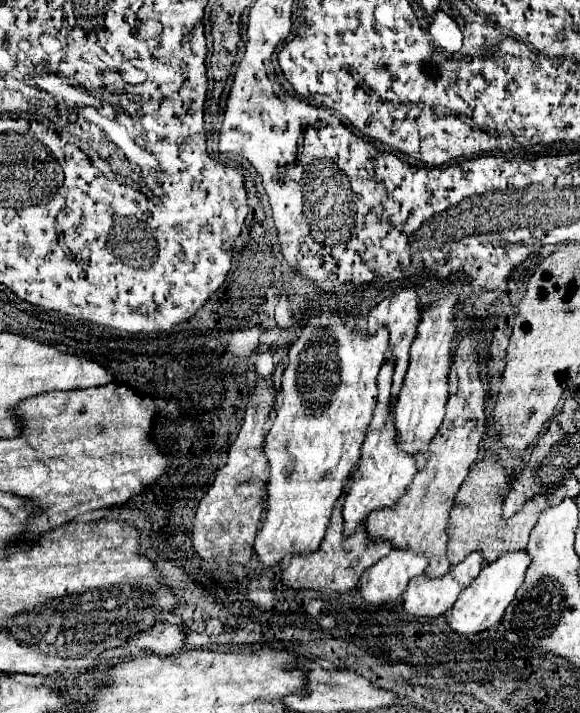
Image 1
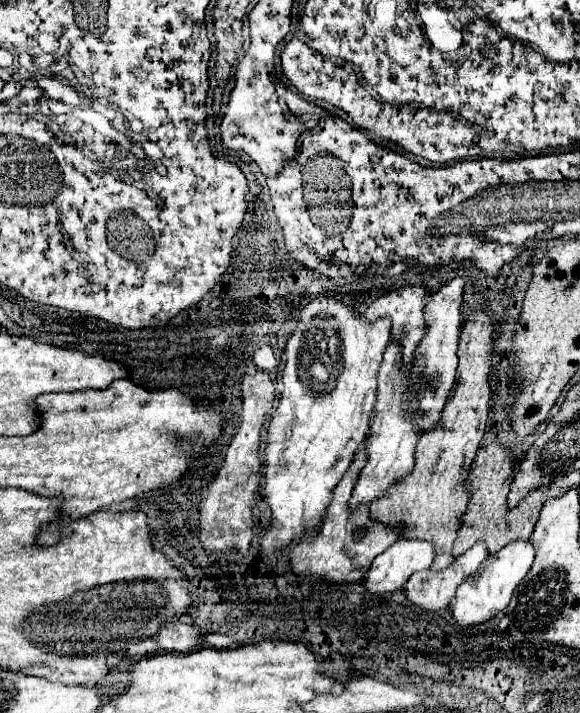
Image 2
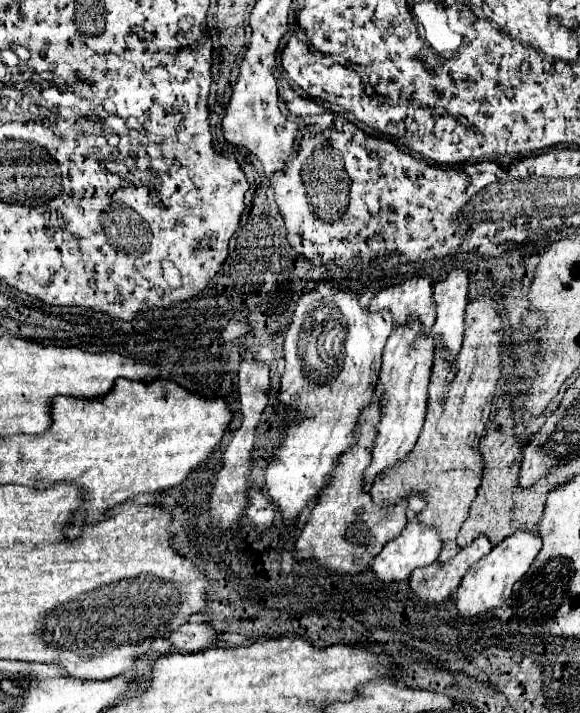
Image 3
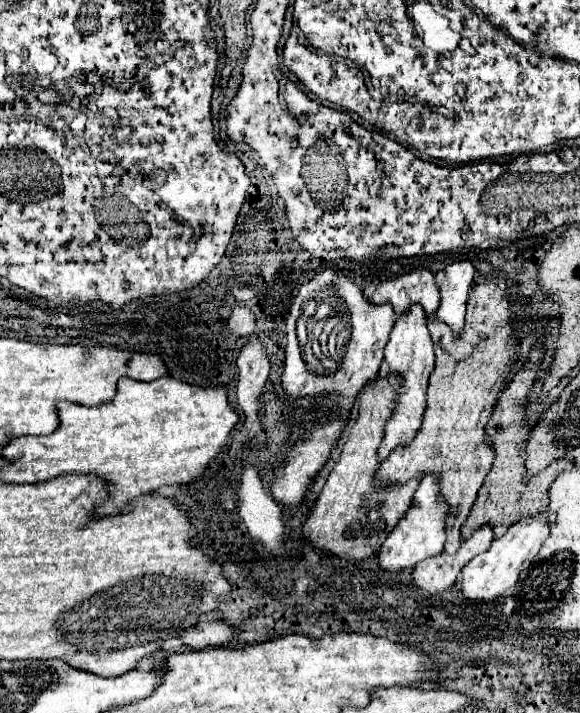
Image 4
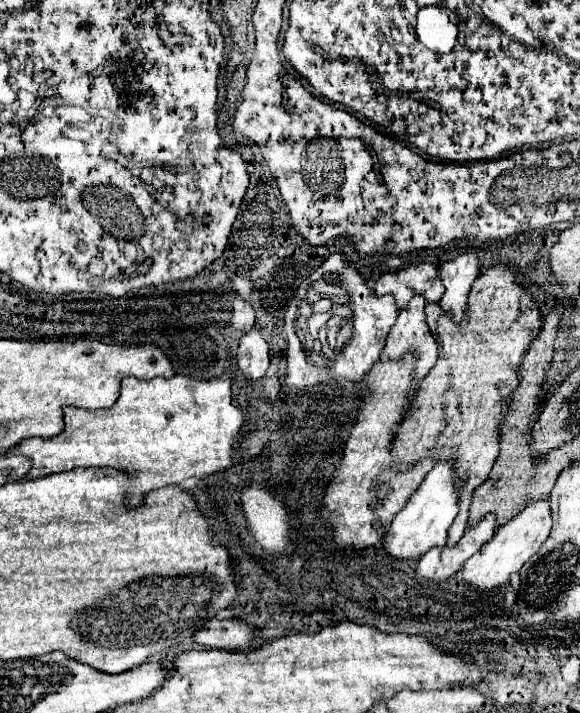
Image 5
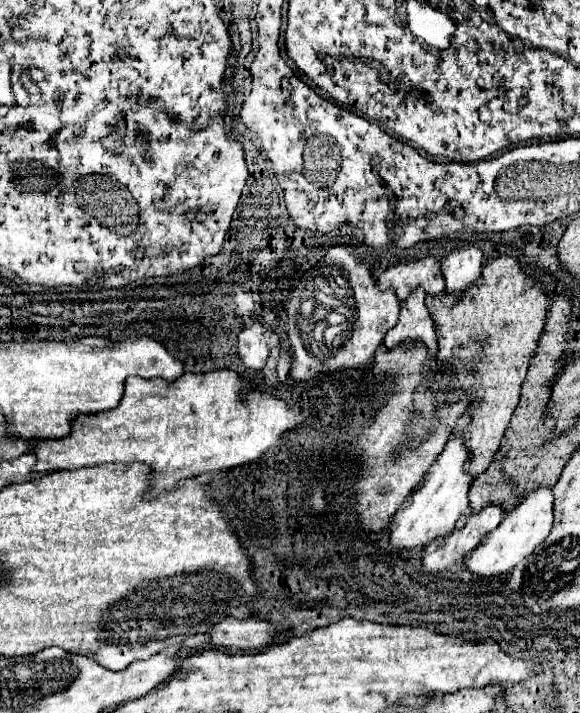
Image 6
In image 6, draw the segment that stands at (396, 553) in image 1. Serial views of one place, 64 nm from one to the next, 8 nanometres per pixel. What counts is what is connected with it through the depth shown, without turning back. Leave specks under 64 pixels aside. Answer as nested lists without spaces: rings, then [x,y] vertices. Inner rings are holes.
[[[466,408],[466,412],[458,418],[456,428],[446,442],[444,450],[428,470],[428,474],[422,476],[422,482],[412,490],[412,494],[404,500],[400,510],[394,514],[394,546],[396,548],[424,548],[428,546],[436,536],[448,534],[458,518],[462,514],[470,514],[468,504],[468,490],[472,484],[472,474],[466,470],[470,452],[464,444],[464,430],[468,430],[468,424],[472,424],[472,408]]]

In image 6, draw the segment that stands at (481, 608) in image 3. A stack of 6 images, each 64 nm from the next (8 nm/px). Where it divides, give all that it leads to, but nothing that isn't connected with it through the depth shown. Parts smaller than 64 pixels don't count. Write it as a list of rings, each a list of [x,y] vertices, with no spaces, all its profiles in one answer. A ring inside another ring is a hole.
[[[550,486],[536,488],[534,492],[524,496],[524,500],[520,504],[516,504],[512,510],[506,512],[500,526],[496,530],[492,530],[488,536],[484,536],[484,540],[480,540],[476,550],[466,560],[468,568],[482,578],[490,578],[490,576],[512,570],[522,558],[532,554],[534,548],[538,544],[542,544],[544,538],[548,536],[548,532],[552,528],[552,504],[554,504],[554,496],[552,496]]]

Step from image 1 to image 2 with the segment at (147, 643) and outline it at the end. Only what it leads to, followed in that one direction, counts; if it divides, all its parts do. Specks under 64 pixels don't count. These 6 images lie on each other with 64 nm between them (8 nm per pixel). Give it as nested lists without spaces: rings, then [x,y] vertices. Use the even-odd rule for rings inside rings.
[[[166,624],[154,636],[162,650],[188,654],[202,642],[202,632],[194,624]]]

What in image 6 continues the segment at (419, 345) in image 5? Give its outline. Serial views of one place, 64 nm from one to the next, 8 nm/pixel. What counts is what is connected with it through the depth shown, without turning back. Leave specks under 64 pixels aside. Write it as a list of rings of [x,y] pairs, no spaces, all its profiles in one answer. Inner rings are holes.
[[[416,288],[416,292],[412,292],[412,296],[404,300],[398,324],[386,332],[386,348],[394,348],[402,340],[422,340],[430,352],[438,350],[436,324],[432,324],[432,316],[428,316],[424,296],[426,292],[422,288]]]

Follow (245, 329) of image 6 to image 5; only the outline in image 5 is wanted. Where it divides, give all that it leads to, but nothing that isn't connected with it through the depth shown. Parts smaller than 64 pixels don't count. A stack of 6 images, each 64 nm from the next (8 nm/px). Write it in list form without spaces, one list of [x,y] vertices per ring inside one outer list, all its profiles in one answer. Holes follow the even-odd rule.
[[[252,328],[250,332],[246,332],[242,338],[240,338],[240,346],[238,346],[238,366],[240,370],[256,380],[256,378],[262,378],[268,364],[270,364],[270,358],[268,358],[268,344],[266,340],[262,338],[260,330],[258,328]]]

